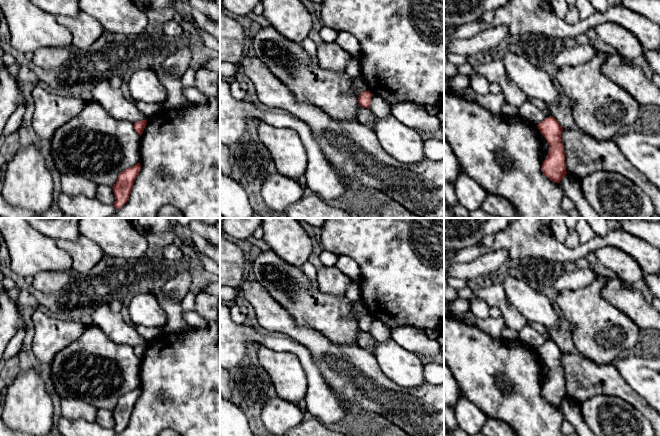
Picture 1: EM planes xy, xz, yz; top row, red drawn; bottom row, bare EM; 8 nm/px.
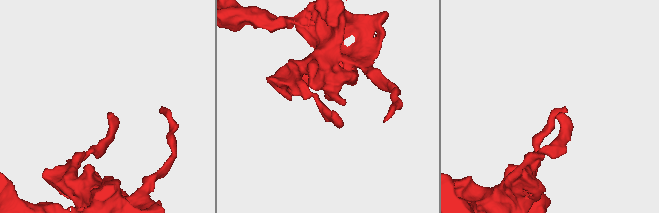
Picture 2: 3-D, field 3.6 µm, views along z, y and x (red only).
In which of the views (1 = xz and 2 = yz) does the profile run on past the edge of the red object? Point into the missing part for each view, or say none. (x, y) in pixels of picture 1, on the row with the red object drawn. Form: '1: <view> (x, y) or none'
1: none
2: none

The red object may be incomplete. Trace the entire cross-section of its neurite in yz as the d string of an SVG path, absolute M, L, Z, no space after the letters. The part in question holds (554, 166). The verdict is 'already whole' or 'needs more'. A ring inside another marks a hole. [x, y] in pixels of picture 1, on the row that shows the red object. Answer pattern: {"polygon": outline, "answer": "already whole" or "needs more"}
{"polygon": "M552 116L537 125L549 144L549 153L542 163L542 171L551 181L560 183L567 174L564 145L561 140L563 127Z", "answer": "already whole"}

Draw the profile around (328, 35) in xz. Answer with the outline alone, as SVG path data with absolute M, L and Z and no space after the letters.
M323 26L320 31L320 36L325 43L334 43L337 39L338 31L330 27Z

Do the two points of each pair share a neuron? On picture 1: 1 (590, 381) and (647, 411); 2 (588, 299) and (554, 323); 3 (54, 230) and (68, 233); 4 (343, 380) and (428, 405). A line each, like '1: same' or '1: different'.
1: same
2: different
3: same
4: same

